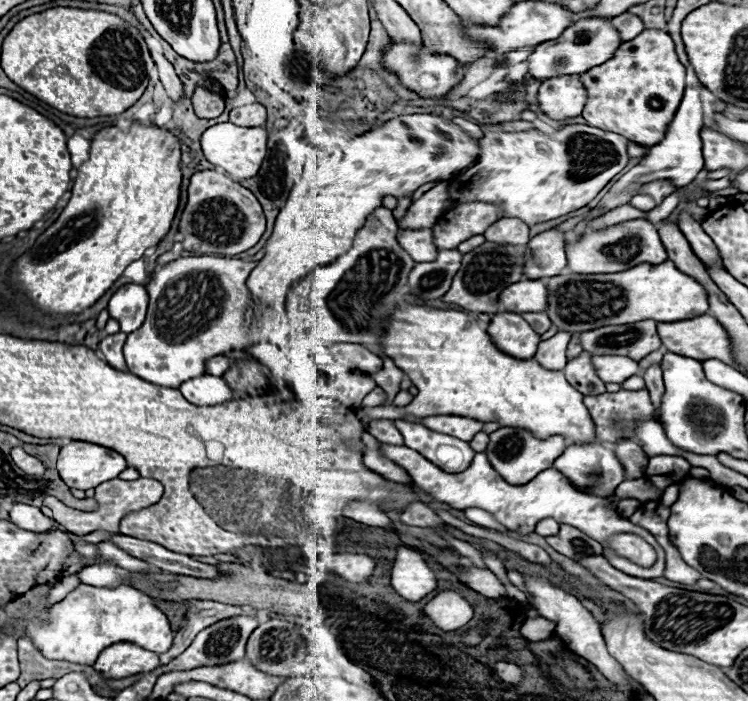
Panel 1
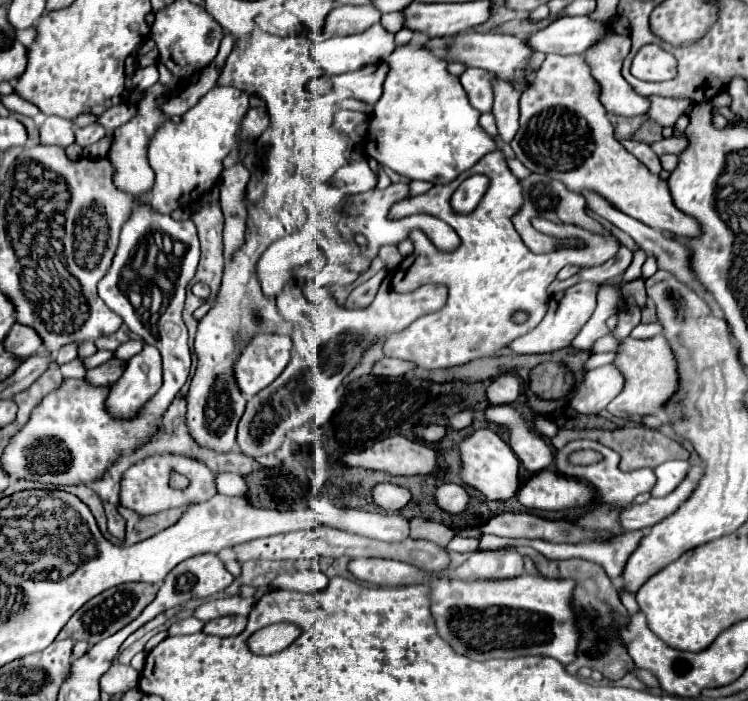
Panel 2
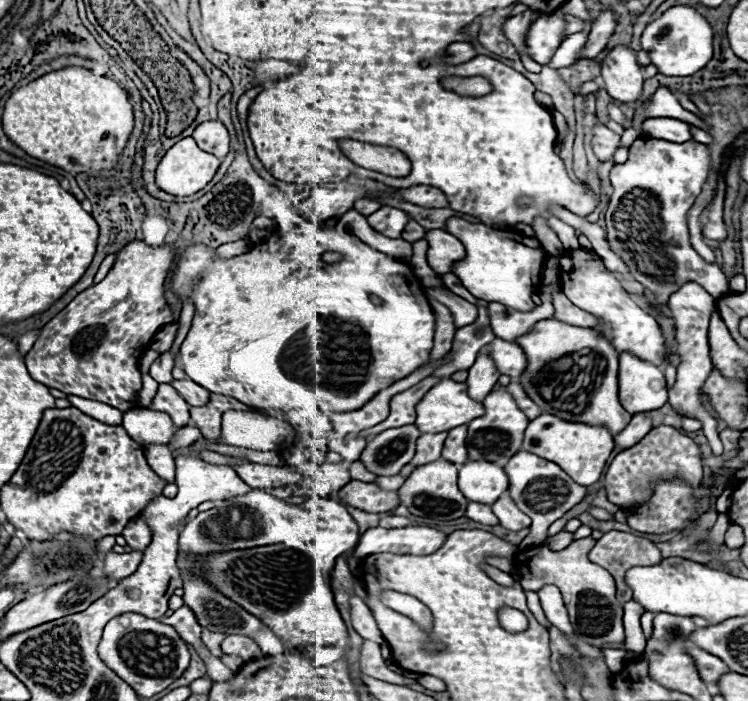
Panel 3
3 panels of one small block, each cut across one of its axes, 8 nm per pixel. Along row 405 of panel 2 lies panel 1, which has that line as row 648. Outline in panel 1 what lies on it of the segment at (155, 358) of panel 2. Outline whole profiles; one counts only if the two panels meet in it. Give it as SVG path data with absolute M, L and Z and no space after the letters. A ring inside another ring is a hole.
M118 642L104 648L94 662L94 670L98 670L104 678L128 678L160 666L160 656L156 652L134 642Z

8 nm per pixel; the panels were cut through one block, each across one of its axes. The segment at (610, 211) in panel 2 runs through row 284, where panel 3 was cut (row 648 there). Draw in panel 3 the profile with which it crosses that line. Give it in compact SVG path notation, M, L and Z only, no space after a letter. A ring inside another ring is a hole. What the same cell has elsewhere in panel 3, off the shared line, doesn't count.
M698 646L688 648L688 654L696 660L700 678L702 678L704 682L712 682L712 684L716 684L718 678L720 678L720 674L724 674L724 672L728 674L728 672L730 672L728 666L726 666L724 662L720 662L720 658L708 654L706 650L700 650Z

